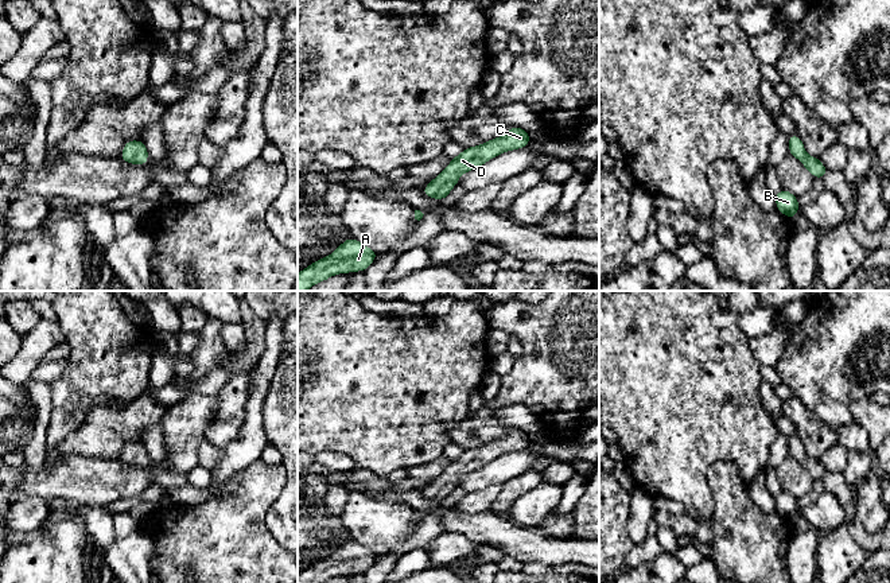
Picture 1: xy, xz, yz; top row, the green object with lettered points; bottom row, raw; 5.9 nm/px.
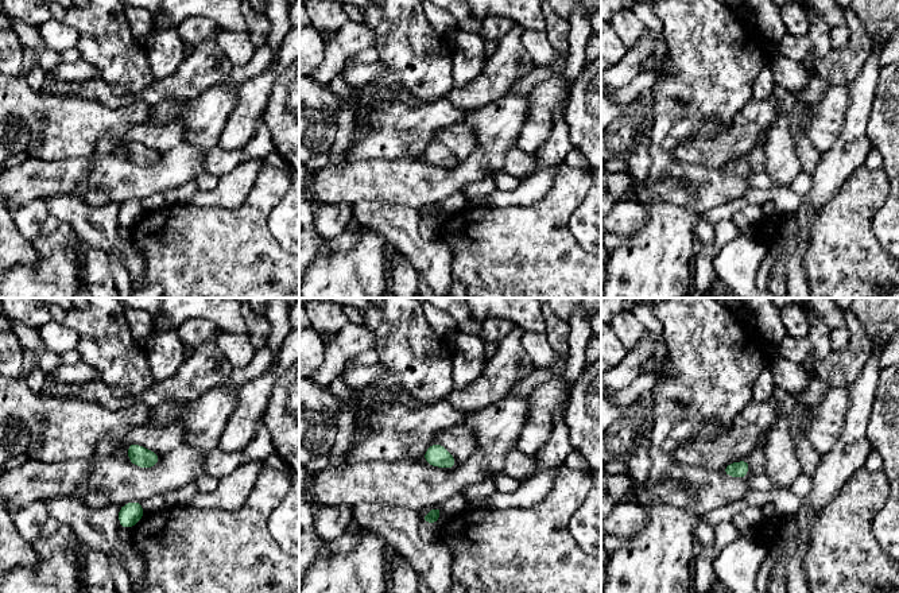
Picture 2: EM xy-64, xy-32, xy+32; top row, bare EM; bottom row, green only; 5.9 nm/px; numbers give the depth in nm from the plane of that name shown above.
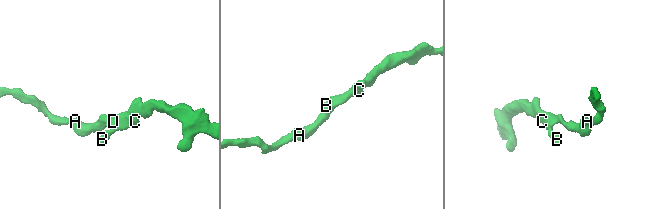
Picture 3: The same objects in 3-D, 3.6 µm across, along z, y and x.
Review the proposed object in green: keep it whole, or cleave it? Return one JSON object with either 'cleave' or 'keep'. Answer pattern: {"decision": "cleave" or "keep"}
{"decision": "keep"}

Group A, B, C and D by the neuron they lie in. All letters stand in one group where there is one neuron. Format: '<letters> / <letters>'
A B C D

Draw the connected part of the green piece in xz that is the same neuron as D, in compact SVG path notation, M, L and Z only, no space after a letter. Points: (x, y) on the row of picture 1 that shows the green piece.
M510 127L504 136L491 139L477 147L465 148L462 153L451 159L450 164L436 178L423 187L423 194L428 198L443 201L458 184L462 174L478 168L504 152L524 148L530 140L526 131Z

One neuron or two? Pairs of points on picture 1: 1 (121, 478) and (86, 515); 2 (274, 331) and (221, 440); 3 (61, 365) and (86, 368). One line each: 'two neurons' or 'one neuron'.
1: two neurons
2: two neurons
3: two neurons

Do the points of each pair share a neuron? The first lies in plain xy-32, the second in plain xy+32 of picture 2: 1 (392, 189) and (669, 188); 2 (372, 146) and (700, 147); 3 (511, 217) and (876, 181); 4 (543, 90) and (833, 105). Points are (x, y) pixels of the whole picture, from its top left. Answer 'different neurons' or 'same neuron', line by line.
1: same neuron
2: same neuron
3: same neuron
4: same neuron

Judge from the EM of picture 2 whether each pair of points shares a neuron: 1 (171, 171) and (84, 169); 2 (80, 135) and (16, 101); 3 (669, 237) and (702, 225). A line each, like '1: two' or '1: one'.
1: one
2: one
3: two

